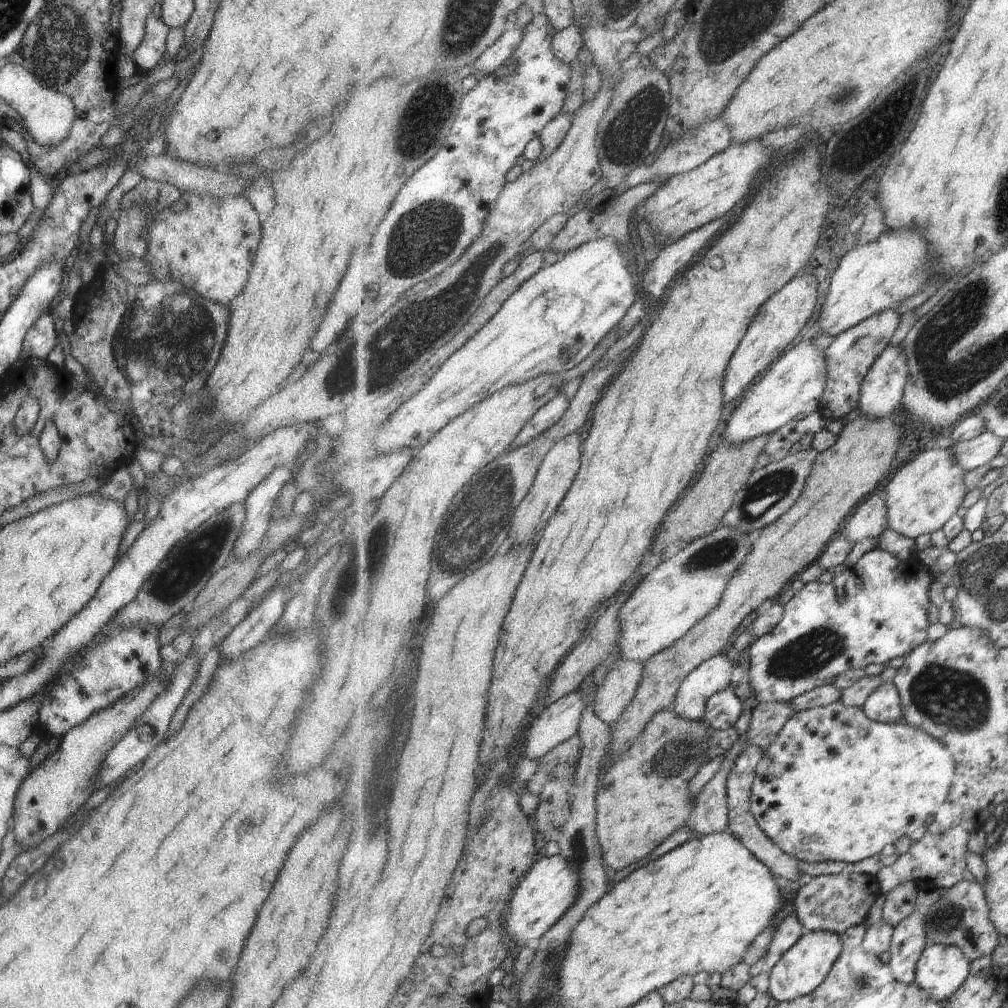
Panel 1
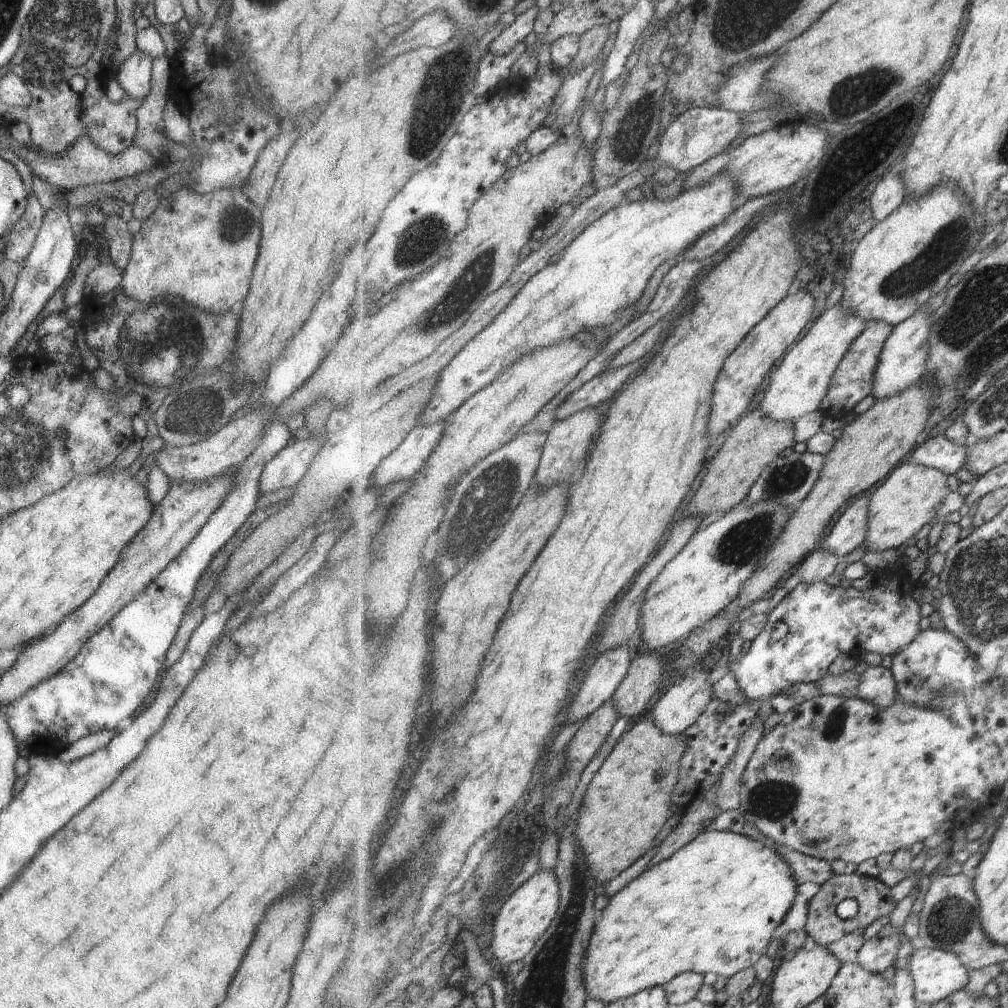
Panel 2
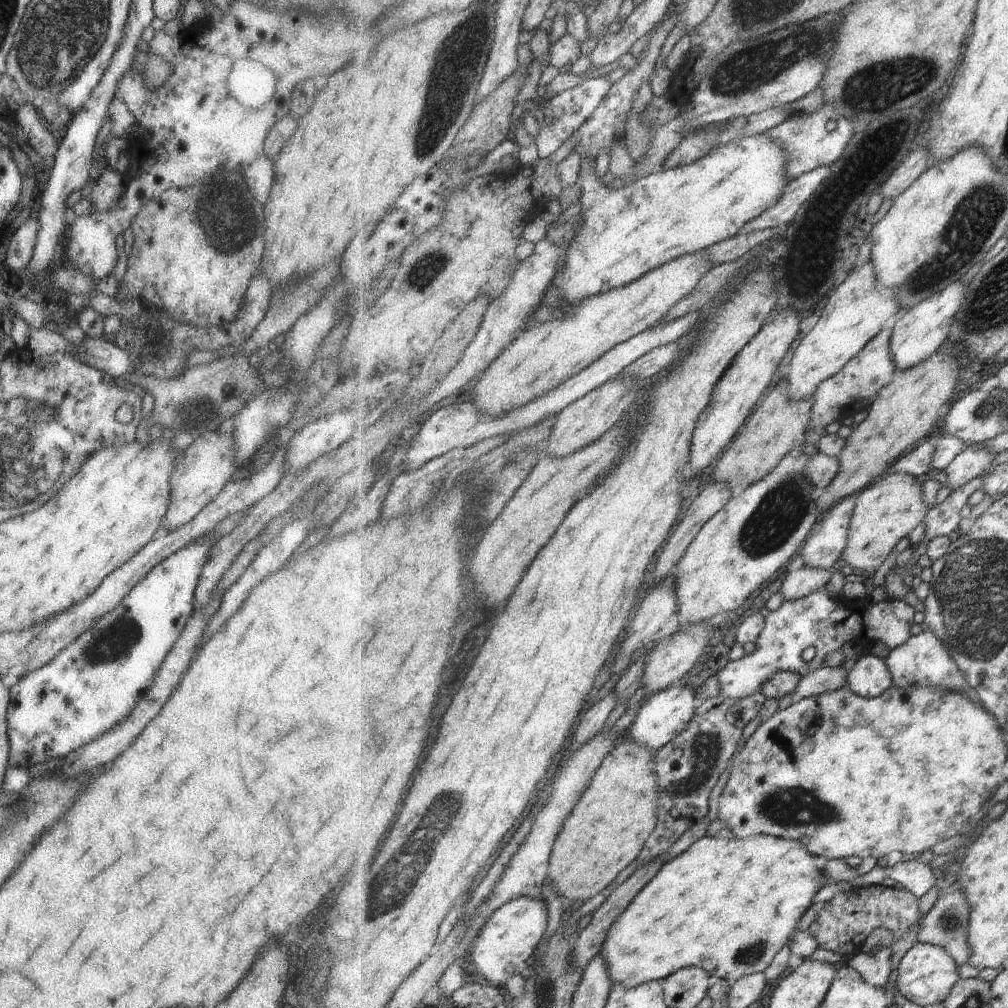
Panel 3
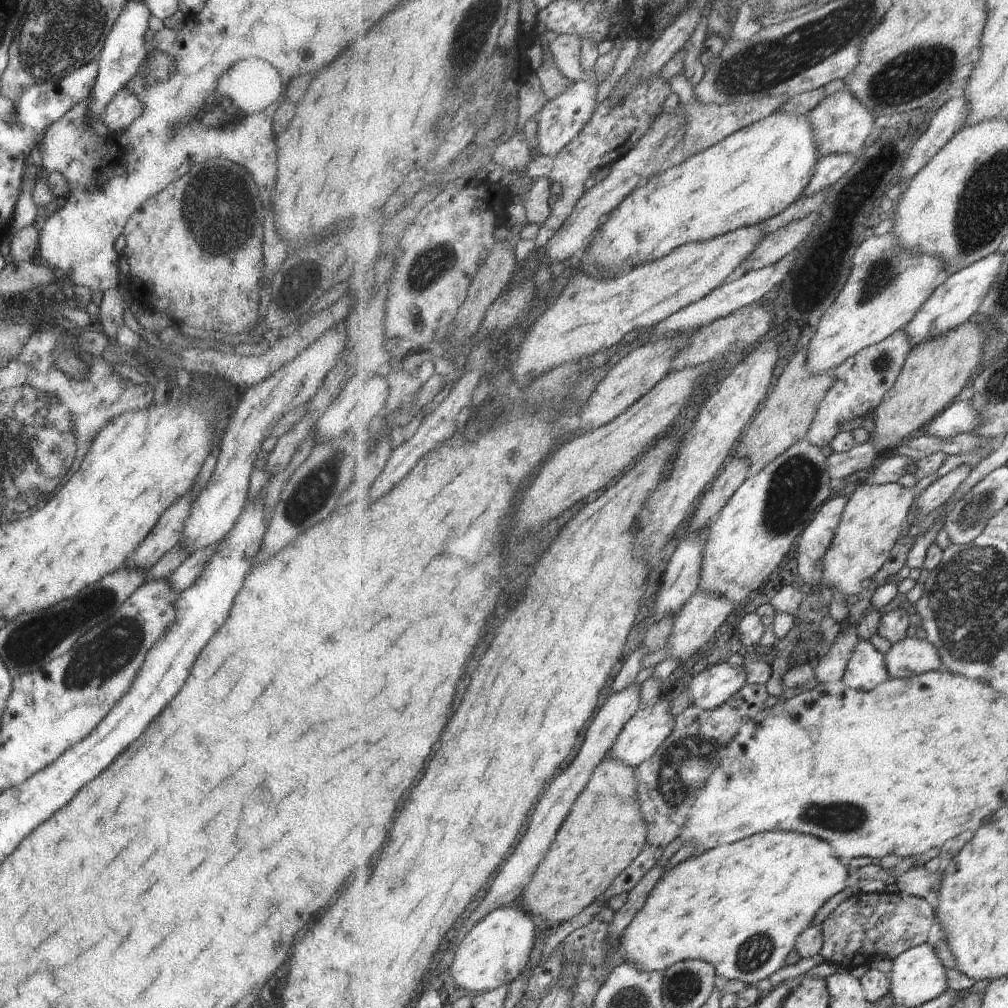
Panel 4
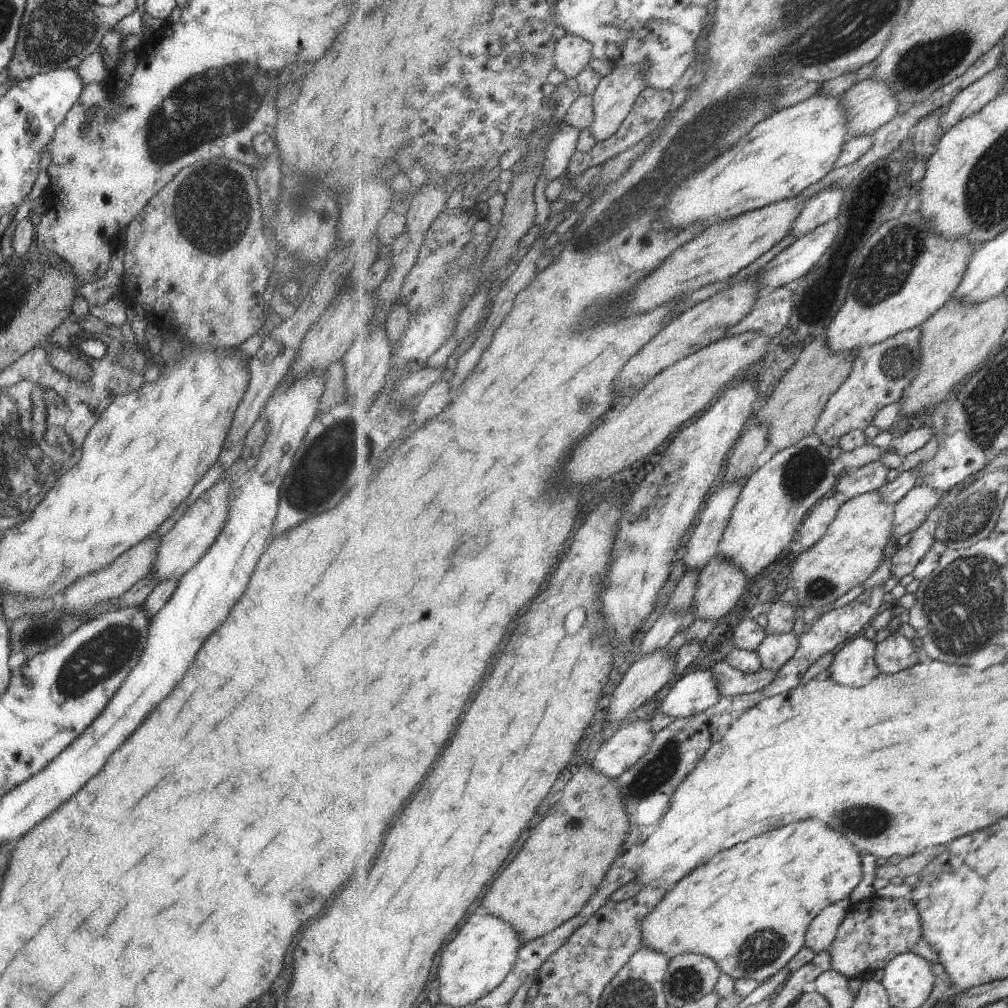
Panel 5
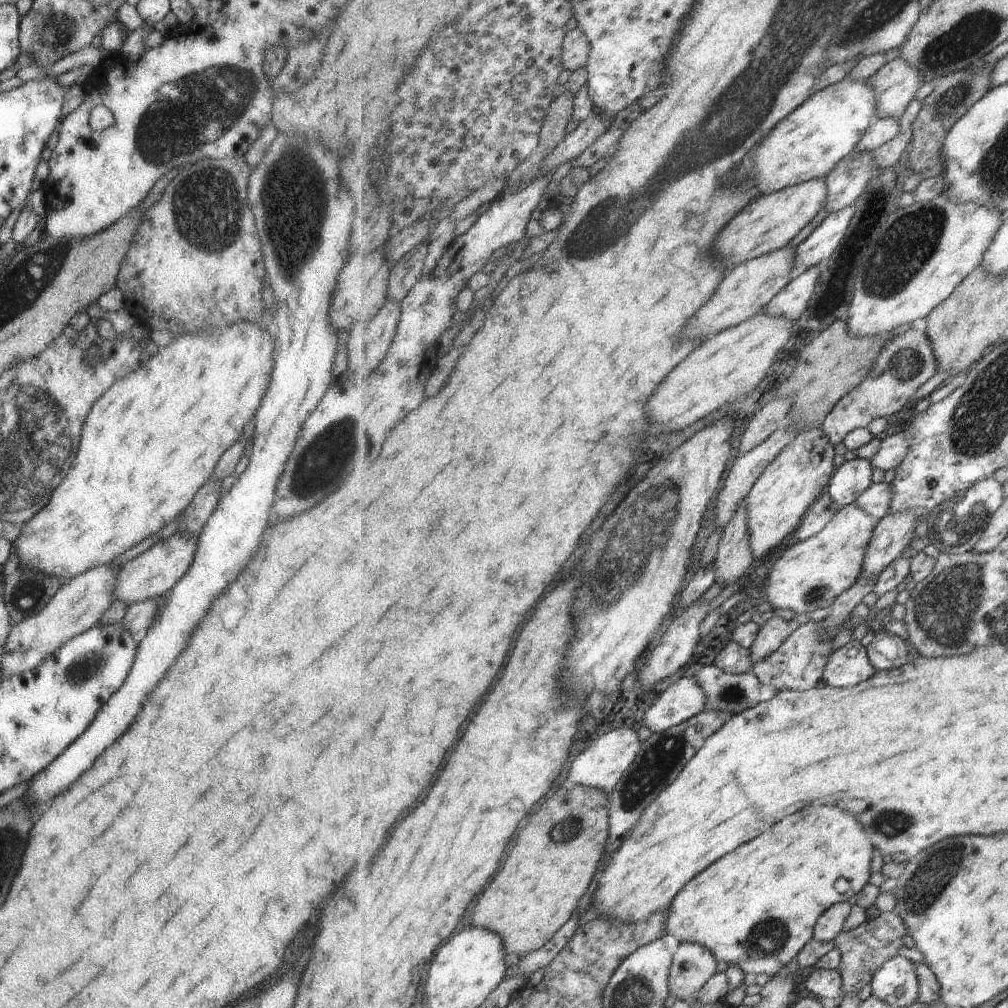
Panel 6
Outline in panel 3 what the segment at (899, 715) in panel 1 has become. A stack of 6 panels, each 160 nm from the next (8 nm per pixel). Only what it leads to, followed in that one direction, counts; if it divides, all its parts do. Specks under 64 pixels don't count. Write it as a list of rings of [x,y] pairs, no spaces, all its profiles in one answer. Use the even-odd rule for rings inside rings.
[[[865,654],[850,670],[848,686],[859,696],[877,698],[894,686],[894,676],[885,658]]]

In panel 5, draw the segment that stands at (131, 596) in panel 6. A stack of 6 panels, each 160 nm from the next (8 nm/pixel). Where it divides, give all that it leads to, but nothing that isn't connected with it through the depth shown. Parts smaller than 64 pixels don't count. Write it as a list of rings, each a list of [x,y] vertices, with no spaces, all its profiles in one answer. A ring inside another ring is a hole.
[[[231,475],[221,477],[205,492],[191,501],[183,514],[171,526],[171,528],[160,538],[156,555],[150,568],[149,574],[159,581],[165,579],[177,580],[193,566],[200,556],[215,542],[216,536],[225,524],[228,511],[228,492],[231,484]]]

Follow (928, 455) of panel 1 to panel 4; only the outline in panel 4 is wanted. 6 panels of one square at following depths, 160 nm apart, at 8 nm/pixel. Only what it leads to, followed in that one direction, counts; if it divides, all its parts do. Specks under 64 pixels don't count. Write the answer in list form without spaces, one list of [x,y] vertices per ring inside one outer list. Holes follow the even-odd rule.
[[[862,483],[857,486],[849,497],[846,509],[844,510],[840,525],[836,530],[836,537],[829,547],[824,558],[824,578],[829,583],[830,588],[839,589],[845,596],[861,594],[863,592],[863,582],[873,580],[883,565],[890,558],[891,551],[900,539],[901,530],[905,520],[911,514],[913,506],[914,491],[912,488],[901,486],[898,483],[871,484]]]

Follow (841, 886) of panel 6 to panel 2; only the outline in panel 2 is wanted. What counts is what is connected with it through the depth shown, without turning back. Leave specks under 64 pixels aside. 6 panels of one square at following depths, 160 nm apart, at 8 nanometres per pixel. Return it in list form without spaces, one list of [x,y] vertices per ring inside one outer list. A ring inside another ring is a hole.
[[[713,828],[705,831],[692,843],[687,844],[679,852],[676,852],[670,859],[648,868],[641,876],[638,876],[625,886],[623,890],[611,896],[608,904],[598,915],[589,946],[587,947],[587,956],[583,957],[580,964],[584,987],[588,992],[588,996],[592,999],[600,999],[606,1005],[610,1005],[635,996],[648,988],[663,987],[670,980],[683,973],[689,972],[704,975],[714,972],[716,975],[725,976],[725,978],[729,979],[734,974],[755,966],[767,954],[767,946],[769,946],[774,932],[779,928],[785,915],[791,910],[792,904],[797,898],[798,886],[799,884],[794,879],[789,864],[780,854],[775,852],[775,849],[763,845],[762,842],[754,841],[742,833],[719,831]]]

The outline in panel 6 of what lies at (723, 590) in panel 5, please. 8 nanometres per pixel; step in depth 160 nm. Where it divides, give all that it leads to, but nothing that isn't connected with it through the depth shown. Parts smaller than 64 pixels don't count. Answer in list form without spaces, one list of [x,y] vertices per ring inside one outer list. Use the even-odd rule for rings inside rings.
[[[745,500],[740,504],[740,507],[733,515],[733,518],[724,528],[721,542],[719,542],[717,556],[713,562],[716,572],[716,582],[721,582],[723,584],[723,588],[727,584],[737,582],[743,574],[747,574],[747,570],[753,566],[753,562],[755,562],[755,558],[753,549],[750,547],[749,516],[746,511]]]

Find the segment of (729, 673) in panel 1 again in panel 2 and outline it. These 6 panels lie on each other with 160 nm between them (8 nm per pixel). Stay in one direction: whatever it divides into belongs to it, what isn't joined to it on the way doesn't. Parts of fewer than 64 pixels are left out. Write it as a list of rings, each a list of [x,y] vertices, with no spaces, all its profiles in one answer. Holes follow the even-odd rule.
[[[697,666],[683,678],[671,681],[667,692],[653,705],[649,718],[667,734],[683,734],[690,726],[698,722],[699,717],[707,710],[709,703],[716,698],[715,685],[709,683],[709,676],[711,676],[709,669],[701,669]]]

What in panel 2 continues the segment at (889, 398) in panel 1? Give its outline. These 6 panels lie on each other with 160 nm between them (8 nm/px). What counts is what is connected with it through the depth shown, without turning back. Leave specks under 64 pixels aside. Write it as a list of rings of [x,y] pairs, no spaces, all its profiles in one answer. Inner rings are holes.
[[[919,310],[911,318],[894,326],[892,335],[887,339],[886,346],[883,347],[880,362],[874,374],[874,391],[872,396],[877,401],[896,397],[909,387],[919,383],[920,380],[923,380],[930,357],[928,342],[932,327],[932,314]]]

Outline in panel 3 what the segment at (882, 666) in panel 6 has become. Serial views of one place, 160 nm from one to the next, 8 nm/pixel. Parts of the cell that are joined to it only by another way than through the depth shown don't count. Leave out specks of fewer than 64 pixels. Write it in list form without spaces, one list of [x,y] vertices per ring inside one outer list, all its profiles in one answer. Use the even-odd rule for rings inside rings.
[[[929,628],[913,635],[902,647],[892,649],[885,658],[894,676],[894,686],[908,689],[911,687],[943,687],[966,694],[969,684],[967,676],[960,671],[947,645]]]

